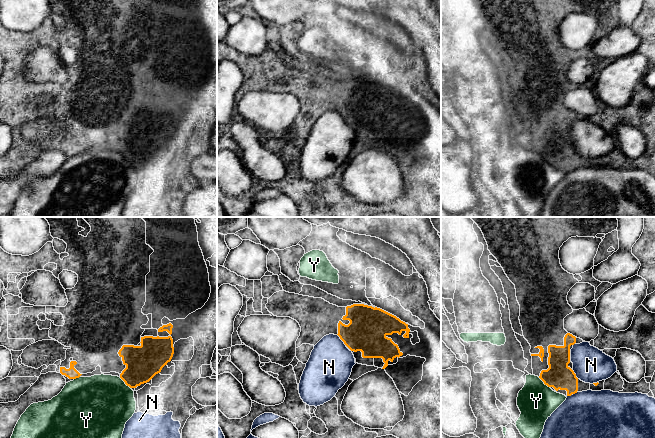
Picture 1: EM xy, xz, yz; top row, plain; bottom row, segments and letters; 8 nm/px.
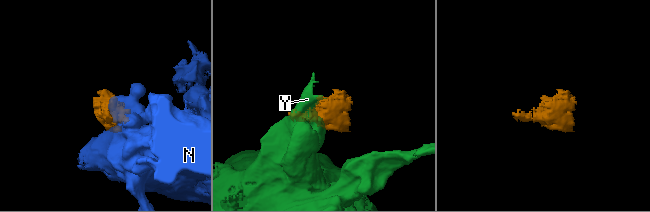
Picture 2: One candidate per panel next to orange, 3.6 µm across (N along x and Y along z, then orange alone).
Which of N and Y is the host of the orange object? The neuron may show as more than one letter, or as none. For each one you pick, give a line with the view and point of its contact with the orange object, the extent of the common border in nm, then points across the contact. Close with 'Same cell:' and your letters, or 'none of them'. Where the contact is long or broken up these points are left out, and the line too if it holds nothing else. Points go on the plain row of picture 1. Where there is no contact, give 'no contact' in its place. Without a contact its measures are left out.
Same cell: none of them

